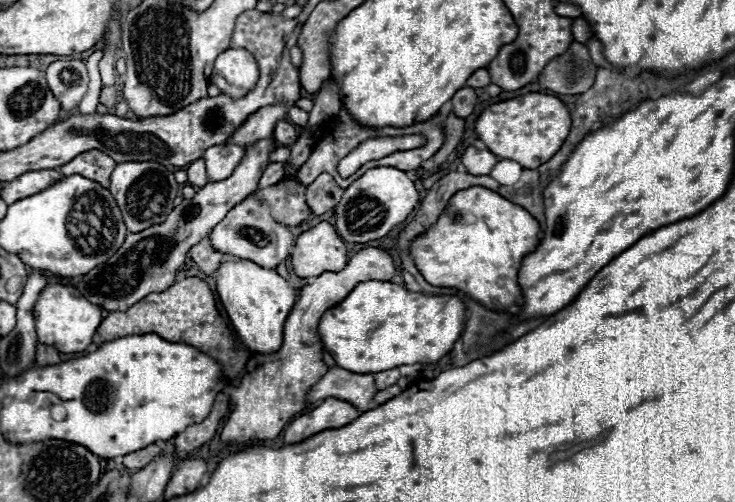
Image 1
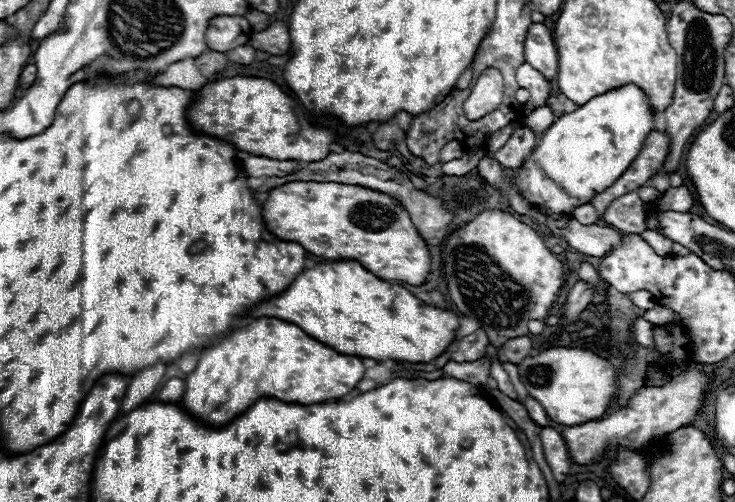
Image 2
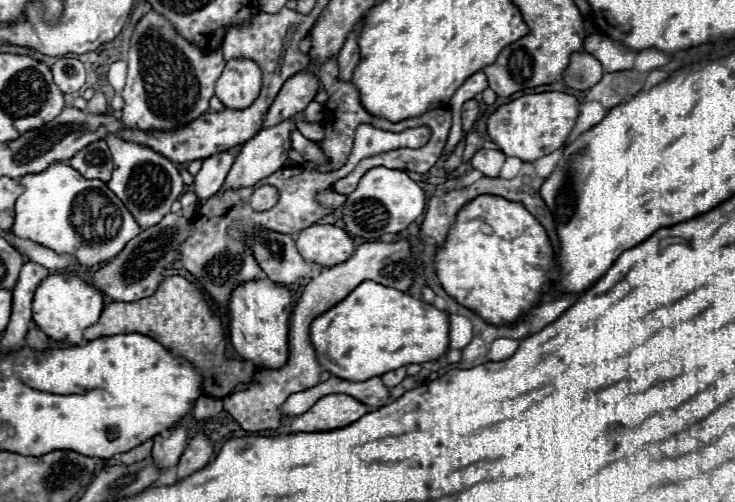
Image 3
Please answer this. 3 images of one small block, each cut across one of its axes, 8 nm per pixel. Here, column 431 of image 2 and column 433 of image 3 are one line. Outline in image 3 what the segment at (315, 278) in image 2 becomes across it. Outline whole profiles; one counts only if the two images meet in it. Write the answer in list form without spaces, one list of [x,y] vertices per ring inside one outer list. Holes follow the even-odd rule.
[[[366,280],[356,286],[342,302],[318,316],[310,326],[310,340],[316,348],[320,364],[334,376],[344,380],[368,380],[382,376],[394,368],[438,360],[450,346],[450,316],[432,304],[420,302],[400,290]]]

